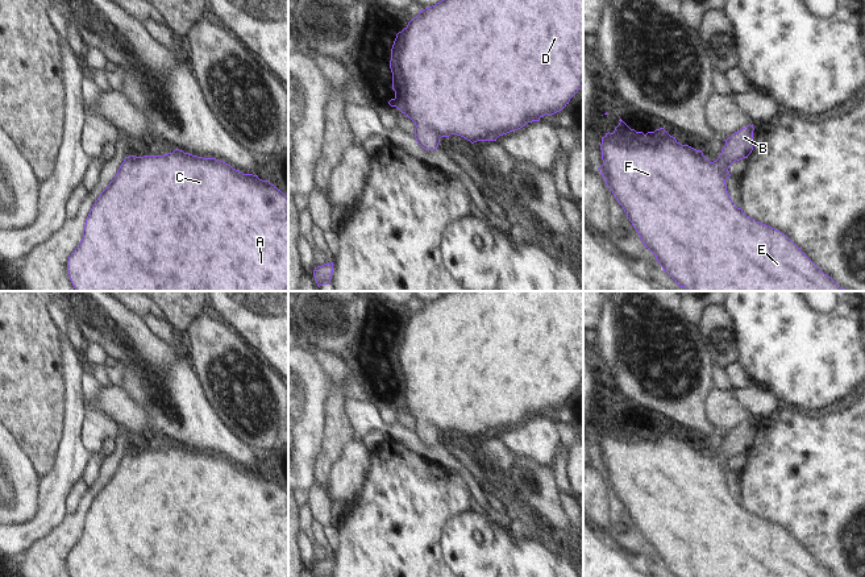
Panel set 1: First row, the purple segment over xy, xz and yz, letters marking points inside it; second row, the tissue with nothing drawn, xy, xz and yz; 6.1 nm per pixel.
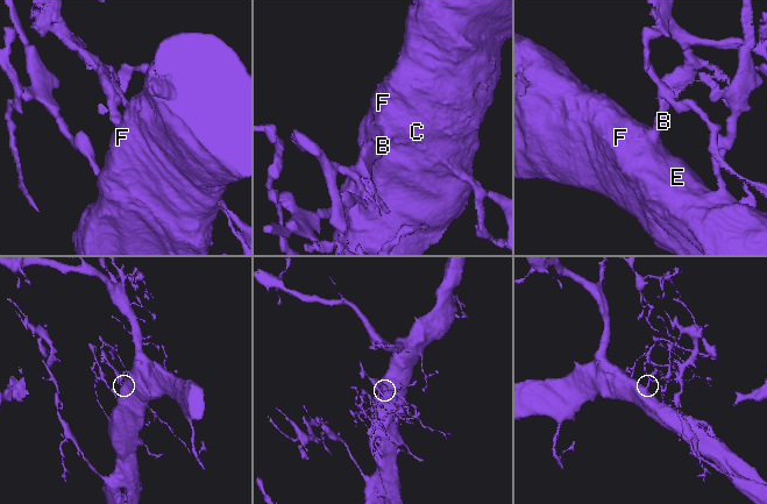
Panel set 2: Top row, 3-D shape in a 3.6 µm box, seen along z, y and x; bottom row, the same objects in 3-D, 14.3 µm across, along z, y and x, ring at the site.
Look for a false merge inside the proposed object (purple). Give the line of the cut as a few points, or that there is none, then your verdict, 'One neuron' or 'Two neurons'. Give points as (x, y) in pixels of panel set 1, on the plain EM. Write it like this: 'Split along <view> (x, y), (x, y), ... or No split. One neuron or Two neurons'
No split. One neuron.

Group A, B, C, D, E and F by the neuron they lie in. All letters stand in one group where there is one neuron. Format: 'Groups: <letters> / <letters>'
Groups: A B C D E F.

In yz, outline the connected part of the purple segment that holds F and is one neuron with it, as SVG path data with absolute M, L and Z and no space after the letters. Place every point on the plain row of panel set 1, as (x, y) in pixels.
M620 414L620 418L615 426L612 428L608 427L604 432L602 432L600 445L603 460L598 462L598 465L606 476L607 482L612 486L617 498L623 502L627 512L642 535L644 541L656 551L656 555L662 561L664 566L666 566L675 577L835 577L831 572L824 569L785 528L750 514L743 507L741 503L737 503L729 493L725 480L725 474L731 472L728 464L733 457L748 453L748 451L752 448L754 441L753 426L753 420L749 419L745 423L735 427L731 432L724 435L725 440L723 441L719 453L710 457L703 451L702 445L679 439L675 432L670 431L664 423L644 429L642 427L631 424Z

